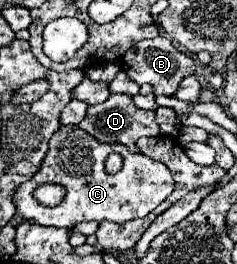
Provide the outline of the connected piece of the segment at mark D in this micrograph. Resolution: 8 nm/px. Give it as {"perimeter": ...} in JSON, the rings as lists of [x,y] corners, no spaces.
{"perimeter":[[[111,94],[103,104],[89,106],[87,116],[81,120],[79,128],[83,128],[87,134],[91,134],[95,140],[107,144],[107,142],[117,142],[129,148],[129,152],[139,152],[135,142],[141,136],[159,136],[159,126],[155,122],[155,112],[153,110],[139,110],[135,108],[131,96],[127,94]]]}

